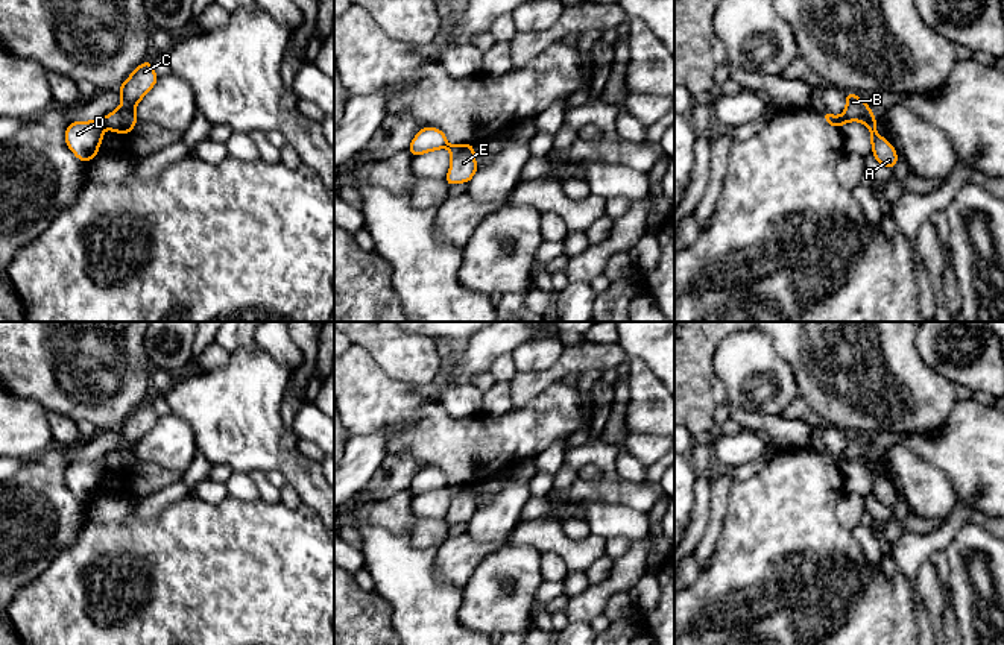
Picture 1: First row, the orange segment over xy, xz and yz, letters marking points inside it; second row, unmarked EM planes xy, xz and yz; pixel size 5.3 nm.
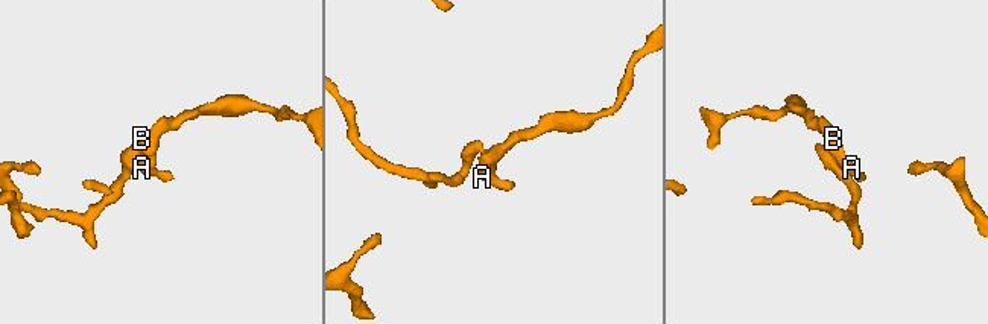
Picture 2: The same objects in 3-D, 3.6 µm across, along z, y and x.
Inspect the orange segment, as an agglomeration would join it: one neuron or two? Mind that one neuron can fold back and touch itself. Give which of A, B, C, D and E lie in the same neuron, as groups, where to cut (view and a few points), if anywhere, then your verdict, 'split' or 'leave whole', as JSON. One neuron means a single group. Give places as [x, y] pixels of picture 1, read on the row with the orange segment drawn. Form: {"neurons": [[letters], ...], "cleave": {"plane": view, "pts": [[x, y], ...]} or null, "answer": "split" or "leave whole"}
{"neurons": [["A", "B", "C", "E"], ["D"]], "cleave": {"plane": "xy", "pts": [[104, 117], [107, 125]]}, "answer": "split"}

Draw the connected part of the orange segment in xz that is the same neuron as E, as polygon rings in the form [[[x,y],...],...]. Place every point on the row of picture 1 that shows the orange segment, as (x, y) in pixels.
[[[453,144],[448,146],[448,150],[451,156],[451,165],[445,182],[448,185],[469,182],[478,170],[475,164],[474,144]]]

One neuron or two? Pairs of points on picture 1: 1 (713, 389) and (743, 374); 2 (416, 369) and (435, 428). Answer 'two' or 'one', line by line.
1: two
2: two

